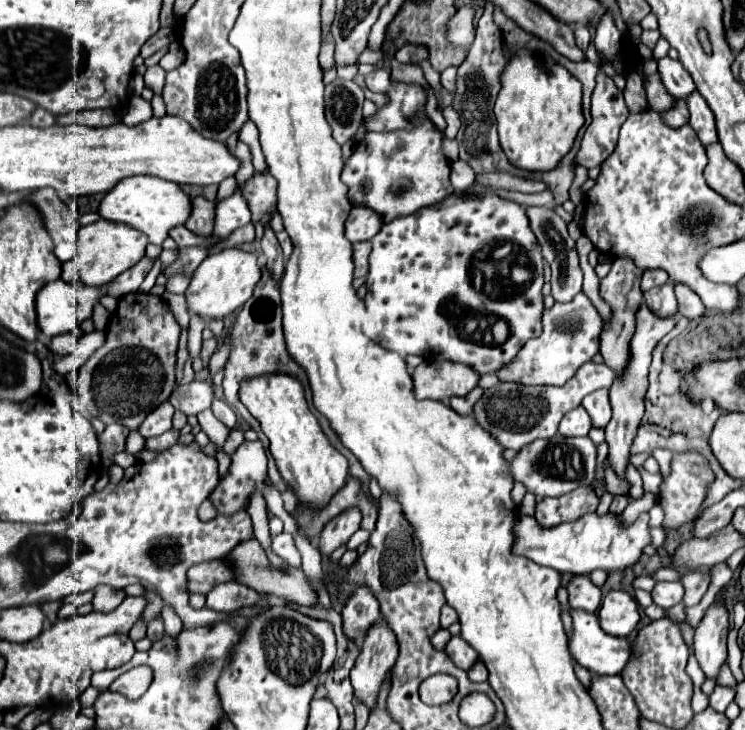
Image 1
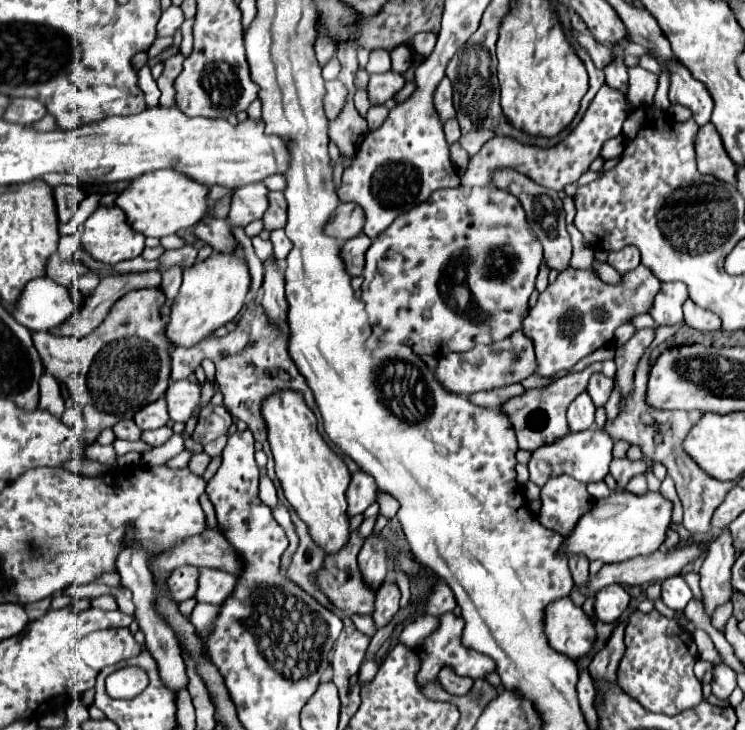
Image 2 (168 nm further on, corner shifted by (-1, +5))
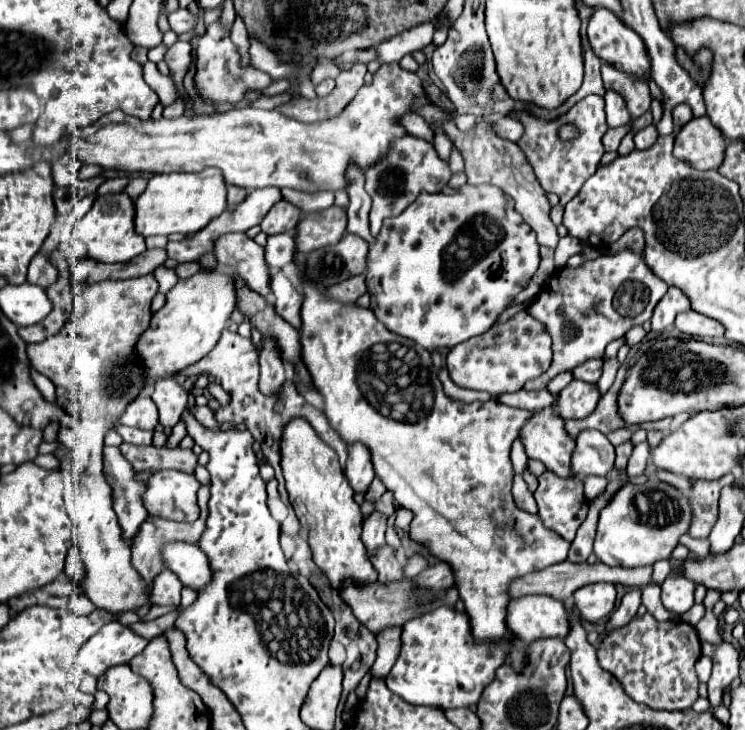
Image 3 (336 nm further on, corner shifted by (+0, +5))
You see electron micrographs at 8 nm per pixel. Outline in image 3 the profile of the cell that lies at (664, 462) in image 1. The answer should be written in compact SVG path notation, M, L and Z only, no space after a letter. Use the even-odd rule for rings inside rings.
M687 533L679 539L679 543L681 545L685 545L685 547L689 547L693 553L697 553L699 557L707 557L709 555L709 541L707 539L693 539L693 537L689 537Z

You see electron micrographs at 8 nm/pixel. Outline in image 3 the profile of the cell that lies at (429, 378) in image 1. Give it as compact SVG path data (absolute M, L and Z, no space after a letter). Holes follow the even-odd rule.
M527 311L517 313L513 319L495 325L479 337L471 337L455 345L447 355L447 371L455 385L463 389L487 391L491 395L519 391L529 379L539 377L551 365L551 339L545 327L535 321Z

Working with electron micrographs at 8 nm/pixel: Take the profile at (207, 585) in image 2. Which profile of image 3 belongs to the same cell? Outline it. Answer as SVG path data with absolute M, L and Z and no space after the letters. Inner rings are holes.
M169 543L163 547L163 559L167 569L171 569L185 587L199 591L207 581L211 581L211 565L207 555L189 543Z

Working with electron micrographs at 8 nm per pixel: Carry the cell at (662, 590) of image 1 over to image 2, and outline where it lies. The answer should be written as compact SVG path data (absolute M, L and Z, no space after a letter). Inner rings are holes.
M676 575L676 577L668 577L662 581L662 601L670 607L670 609L678 609L682 611L688 601L692 599L692 591L690 587L686 585L684 577L682 575Z

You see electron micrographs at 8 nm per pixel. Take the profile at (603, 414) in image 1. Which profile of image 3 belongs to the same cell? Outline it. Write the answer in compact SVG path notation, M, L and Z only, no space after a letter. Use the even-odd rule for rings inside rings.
M591 359L591 361L585 361L581 365L577 365L573 369L573 375L575 379L581 379L581 381L587 381L587 383L597 383L599 377L603 373L603 359Z

